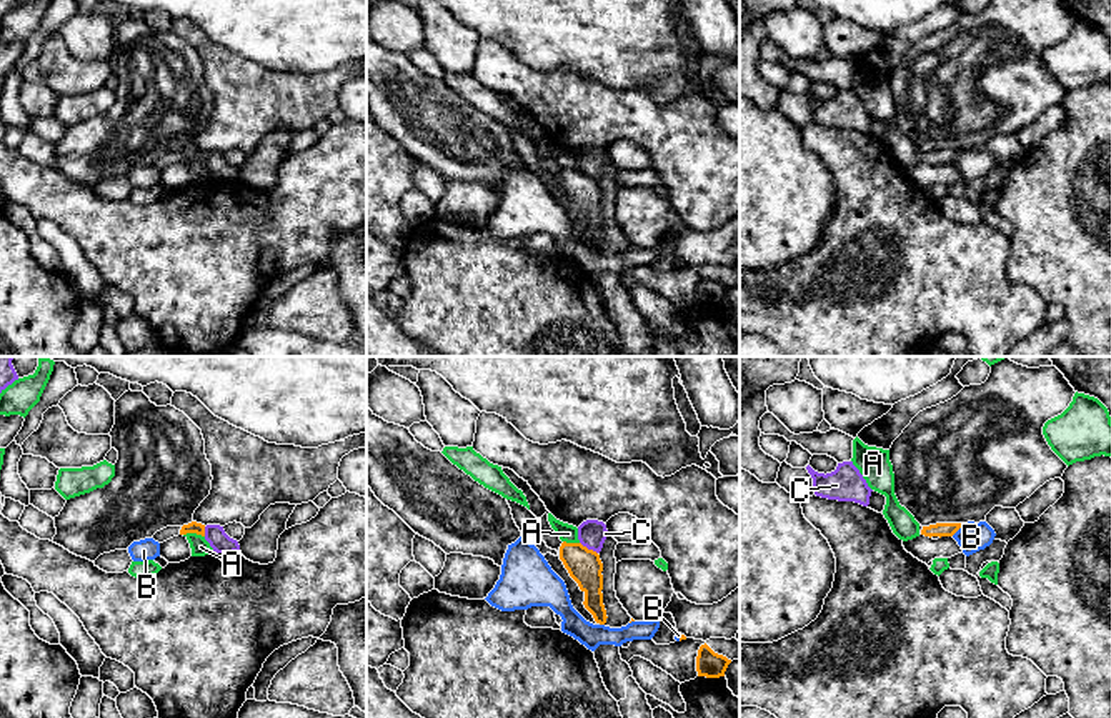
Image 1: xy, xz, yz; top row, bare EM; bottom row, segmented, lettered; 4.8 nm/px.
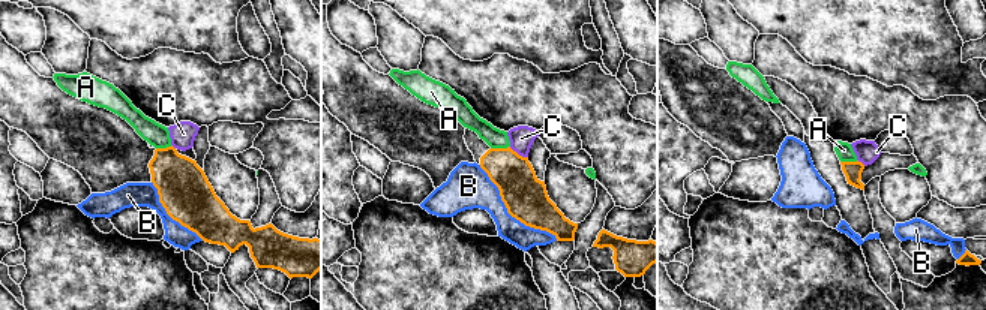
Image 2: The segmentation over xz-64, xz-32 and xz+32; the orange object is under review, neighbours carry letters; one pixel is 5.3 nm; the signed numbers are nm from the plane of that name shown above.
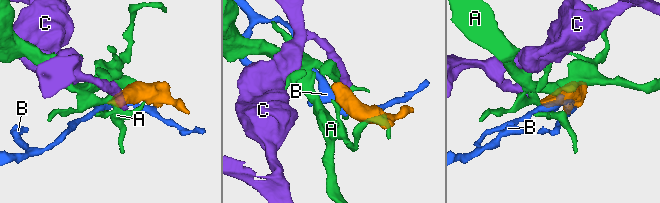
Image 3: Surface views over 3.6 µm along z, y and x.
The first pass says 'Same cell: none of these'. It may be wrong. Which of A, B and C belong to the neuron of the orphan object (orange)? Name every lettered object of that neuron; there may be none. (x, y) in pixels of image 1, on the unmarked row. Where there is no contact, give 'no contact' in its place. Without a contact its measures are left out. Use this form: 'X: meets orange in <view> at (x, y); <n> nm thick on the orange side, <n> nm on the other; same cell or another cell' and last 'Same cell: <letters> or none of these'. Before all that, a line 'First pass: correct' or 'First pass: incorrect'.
First pass: correct
A: meets orange in xy at (194, 159); 60 nm thick on the orange side, 90 nm on the other; another cell
B: meets orange in yz at (956, 157); 70 nm thick on the orange side, 150 nm on the other; another cell
C: meets orange in xz at (587, 175); 160 nm thick on the orange side, 140 nm on the other; another cell
Same cell: none of these

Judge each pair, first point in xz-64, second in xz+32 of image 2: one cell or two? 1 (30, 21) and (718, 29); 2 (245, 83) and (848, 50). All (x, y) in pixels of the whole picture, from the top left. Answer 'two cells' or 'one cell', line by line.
1: two cells
2: two cells

